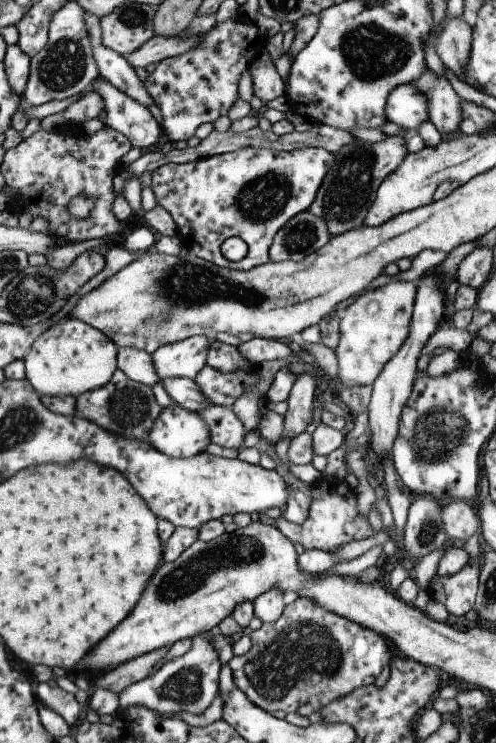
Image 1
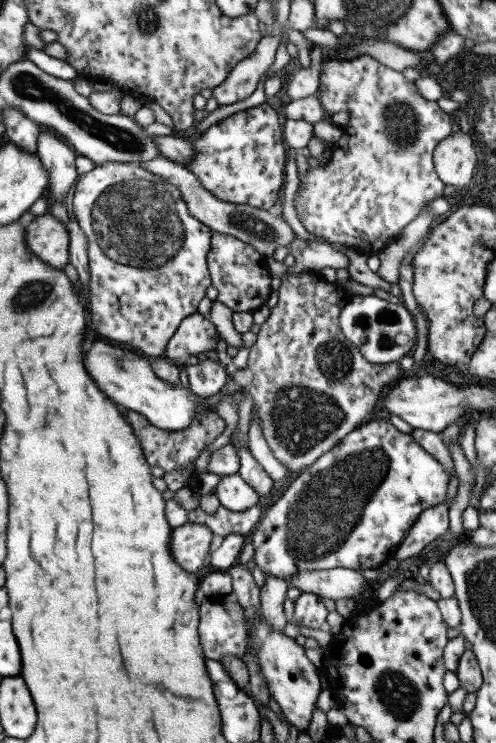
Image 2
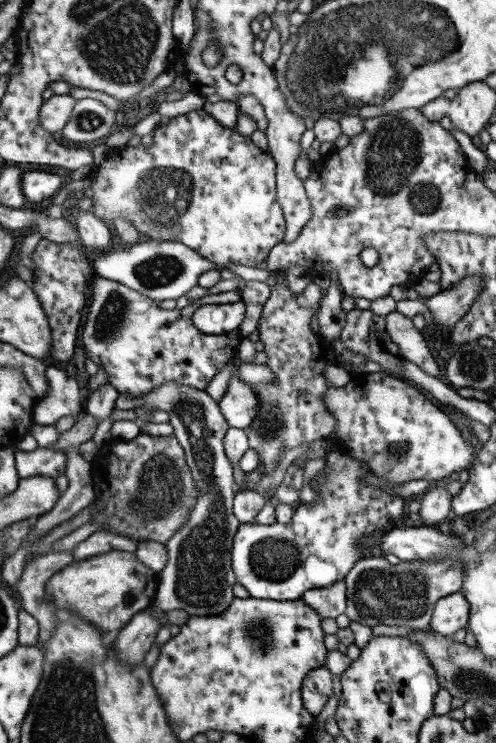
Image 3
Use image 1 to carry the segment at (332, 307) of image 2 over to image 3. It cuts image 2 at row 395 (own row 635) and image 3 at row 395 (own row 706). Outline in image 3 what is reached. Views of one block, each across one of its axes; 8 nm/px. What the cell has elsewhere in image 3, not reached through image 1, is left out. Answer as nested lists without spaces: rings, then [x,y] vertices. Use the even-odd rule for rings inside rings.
[[[282,270],[271,272],[270,278],[266,282],[271,288],[271,295],[264,303],[257,328],[259,340],[265,346],[263,351],[268,356],[268,361],[264,365],[268,366],[276,374],[278,385],[265,385],[262,388],[257,388],[256,385],[253,385],[255,391],[259,394],[258,412],[252,419],[252,425],[245,430],[250,448],[257,452],[262,463],[262,476],[271,476],[288,450],[292,450],[304,443],[310,444],[320,439],[327,440],[334,432],[334,428],[336,428],[336,421],[334,421],[334,417],[330,415],[323,402],[325,401],[325,392],[332,387],[327,384],[325,370],[338,362],[337,355],[334,351],[335,348],[331,344],[331,339],[323,337],[320,333],[314,333],[310,327],[310,320],[319,309],[319,302],[323,297],[322,288],[311,282],[300,294],[292,294],[287,285],[276,285],[275,276],[280,271]]]

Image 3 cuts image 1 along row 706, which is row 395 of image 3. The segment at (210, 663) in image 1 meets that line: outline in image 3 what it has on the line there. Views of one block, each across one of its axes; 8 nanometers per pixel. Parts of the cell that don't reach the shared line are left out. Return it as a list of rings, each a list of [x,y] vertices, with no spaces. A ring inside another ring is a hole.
[[[173,380],[157,386],[146,394],[137,396],[120,394],[116,399],[114,410],[133,410],[142,406],[166,411],[169,414],[169,423],[174,428],[173,436],[184,450],[192,480],[198,488],[198,498],[189,519],[166,544],[168,562],[160,571],[153,606],[157,606],[163,611],[180,609],[190,615],[214,616],[220,614],[226,610],[227,606],[230,606],[235,597],[232,587],[237,580],[232,568],[232,539],[241,525],[233,513],[233,498],[241,488],[234,483],[234,467],[230,463],[230,459],[226,457],[223,444],[224,436],[229,429],[228,422],[224,419],[217,400],[210,398],[205,390],[186,386]]]

